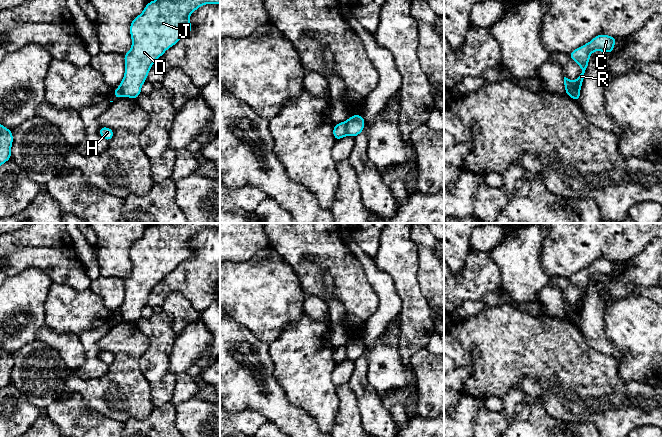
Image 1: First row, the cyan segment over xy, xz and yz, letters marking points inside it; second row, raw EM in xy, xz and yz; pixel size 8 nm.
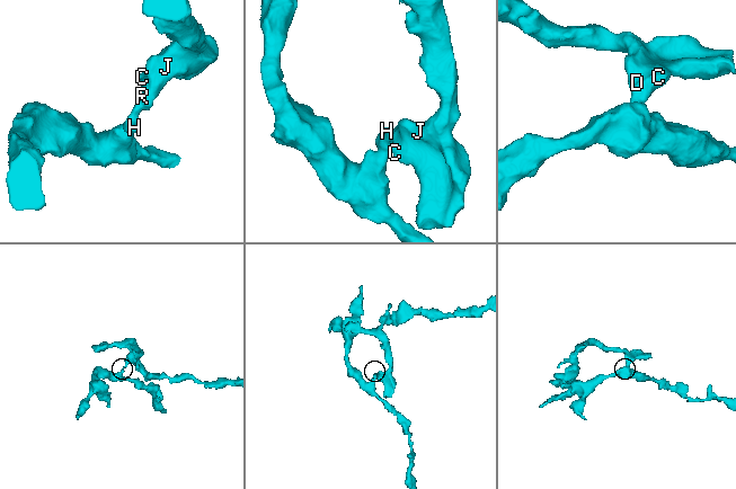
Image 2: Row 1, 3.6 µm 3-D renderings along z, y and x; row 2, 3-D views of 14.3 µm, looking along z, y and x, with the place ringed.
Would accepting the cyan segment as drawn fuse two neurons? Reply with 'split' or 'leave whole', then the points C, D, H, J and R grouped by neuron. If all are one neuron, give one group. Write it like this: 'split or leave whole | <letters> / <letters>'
split | C D J R / H

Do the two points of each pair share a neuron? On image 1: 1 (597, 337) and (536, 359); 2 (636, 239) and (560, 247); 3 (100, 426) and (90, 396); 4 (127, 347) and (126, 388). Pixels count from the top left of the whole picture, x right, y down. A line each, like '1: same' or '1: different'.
1: different
2: same
3: different
4: same

